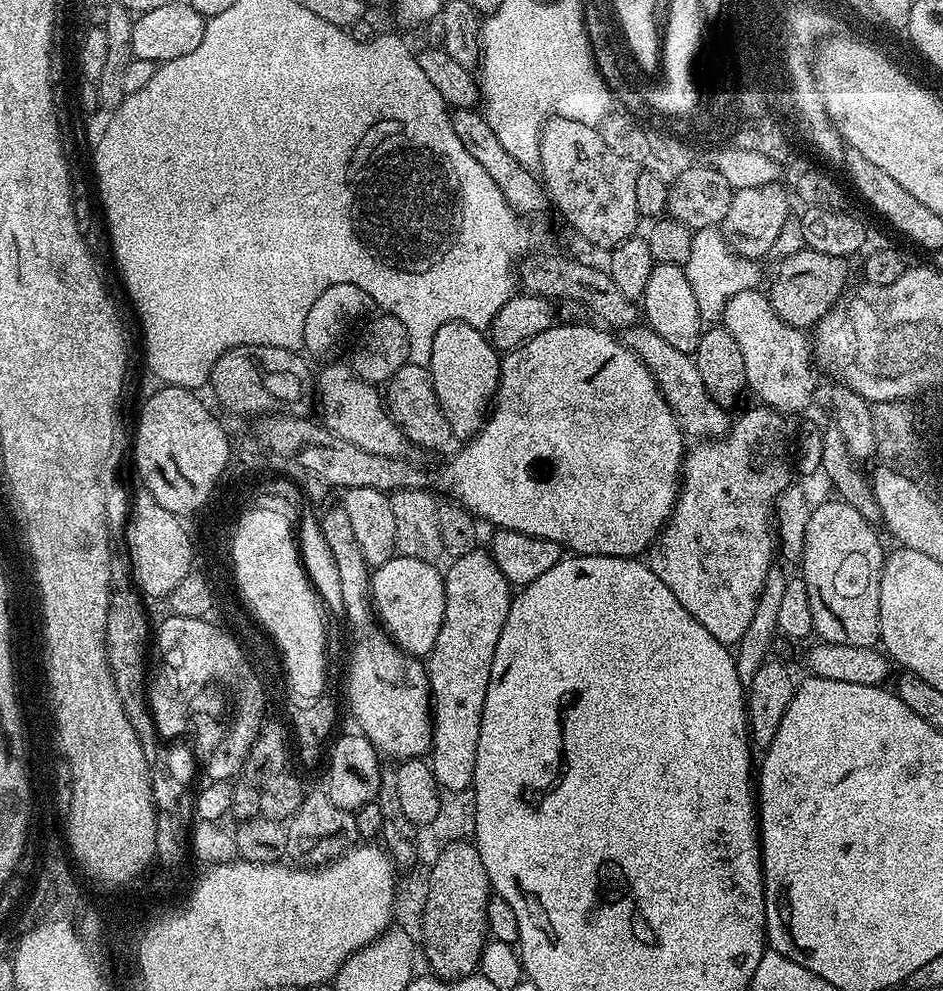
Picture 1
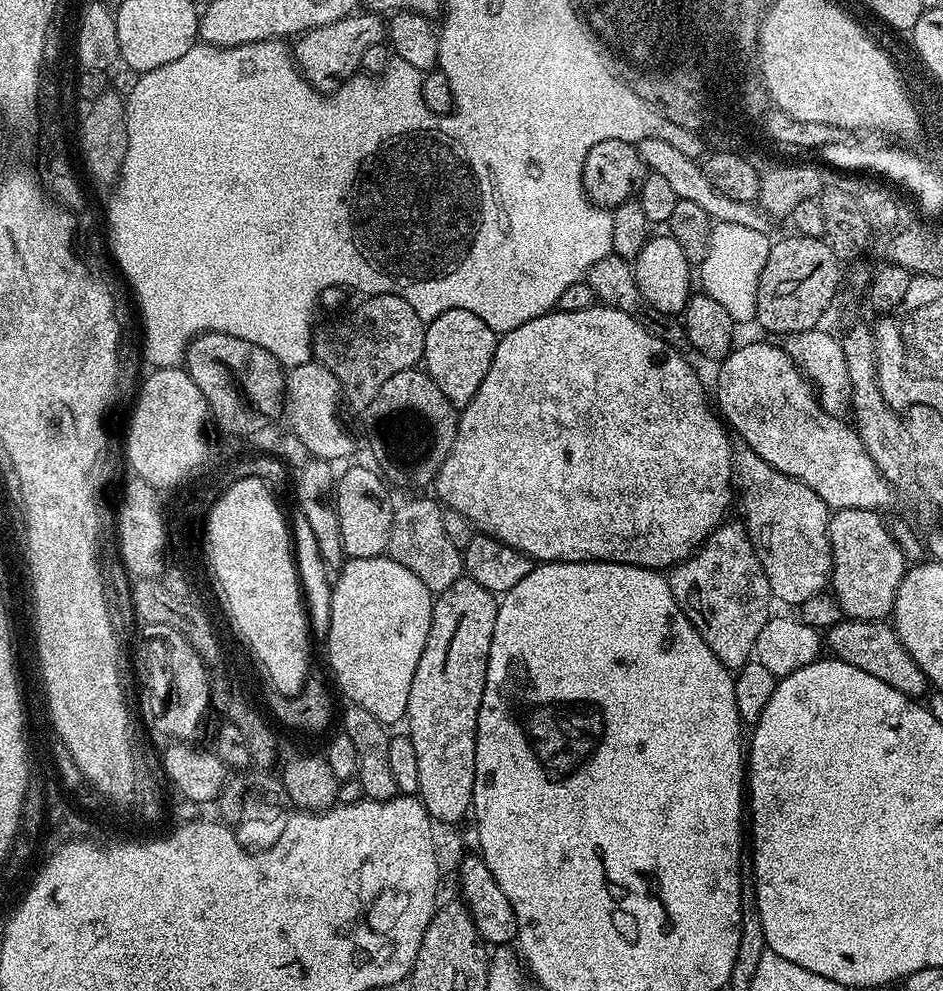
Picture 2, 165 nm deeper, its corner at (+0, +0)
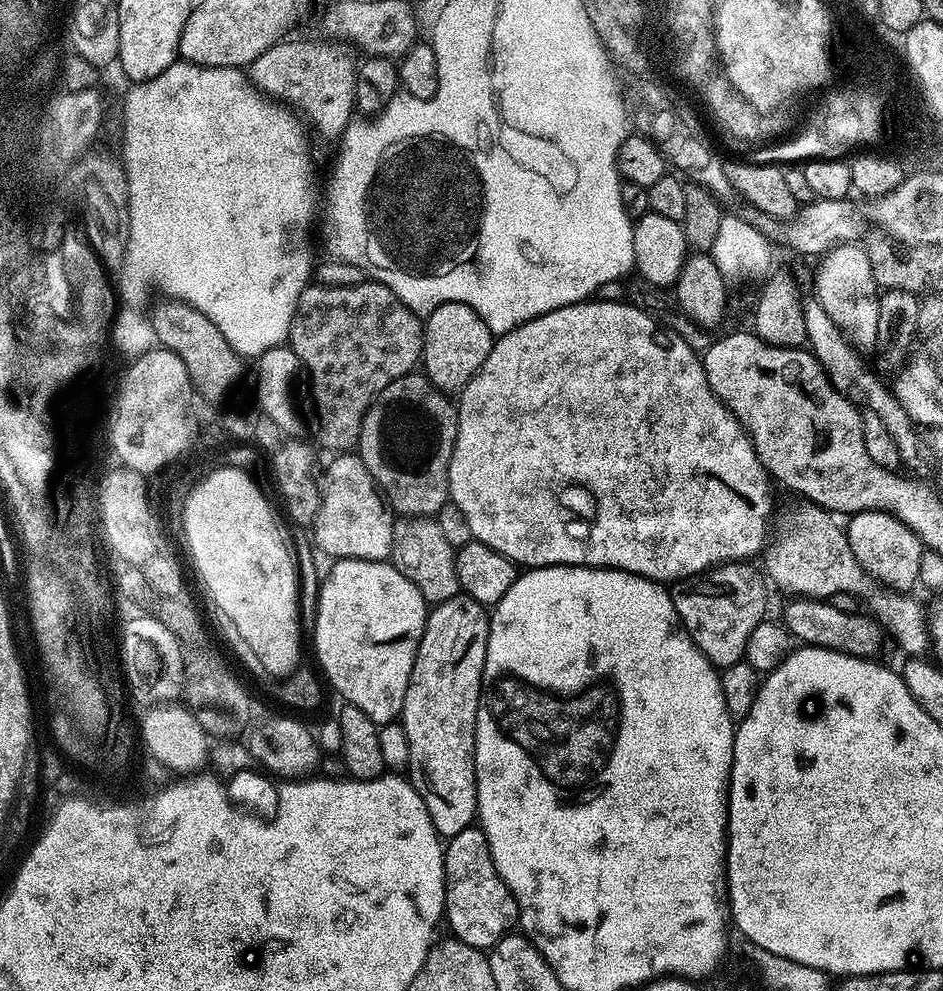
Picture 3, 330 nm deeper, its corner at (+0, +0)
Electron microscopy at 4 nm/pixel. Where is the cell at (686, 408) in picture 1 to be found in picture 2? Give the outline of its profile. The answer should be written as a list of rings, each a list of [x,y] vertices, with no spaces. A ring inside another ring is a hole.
[[[737,439],[732,461],[732,475],[737,489],[744,491],[743,523],[748,530],[748,537],[756,551],[758,562],[768,579],[773,597],[784,604],[798,606],[814,594],[825,591],[829,587],[832,574],[832,547],[828,541],[828,518],[830,509],[810,486],[782,474],[774,466],[770,466],[754,450],[748,448],[746,441]]]

